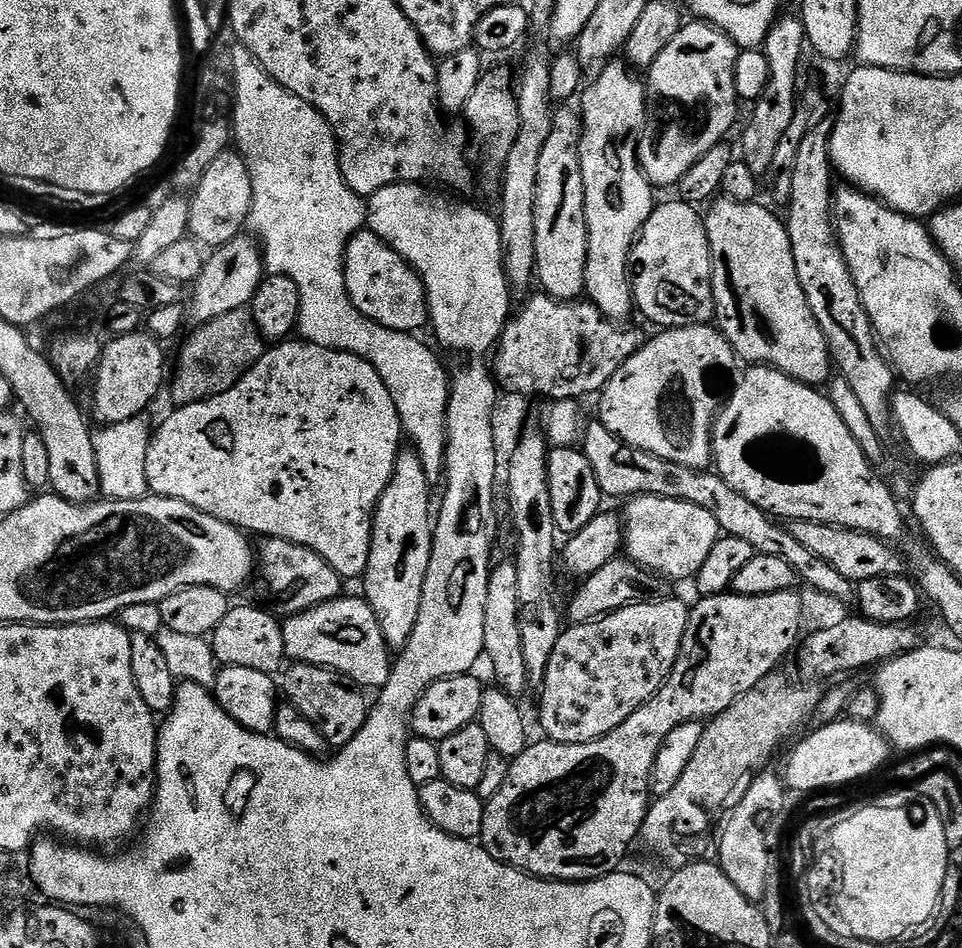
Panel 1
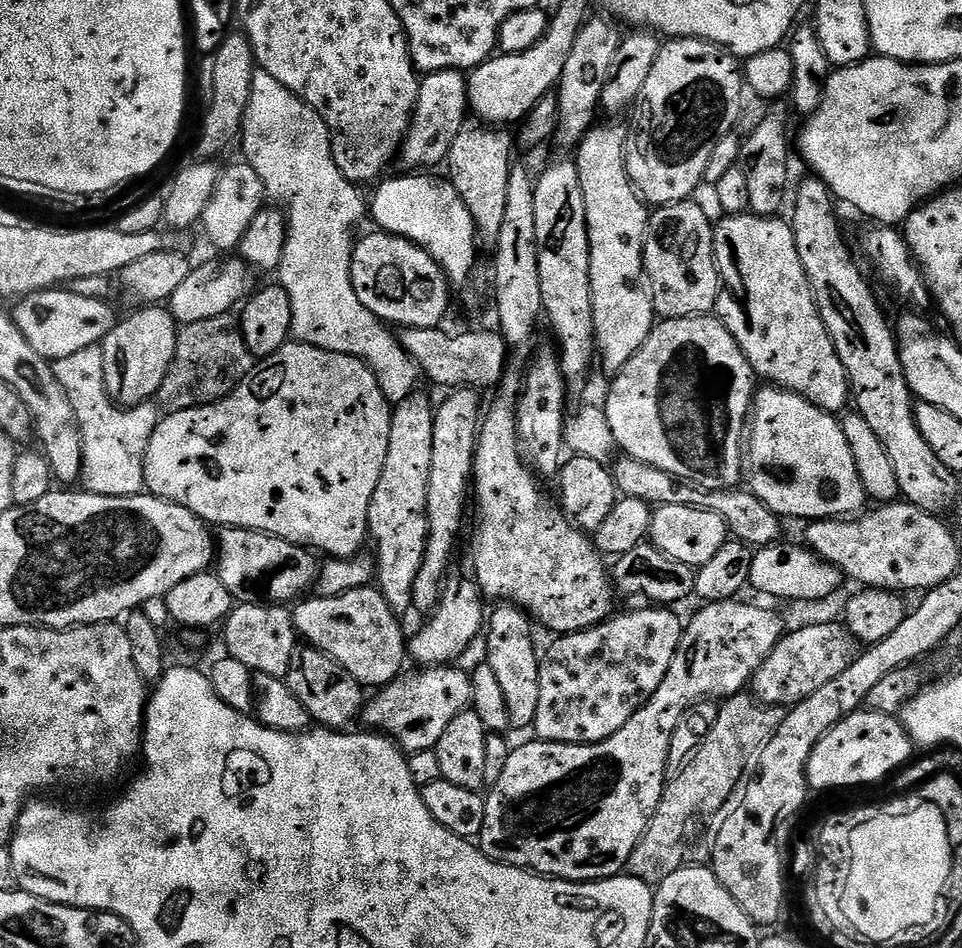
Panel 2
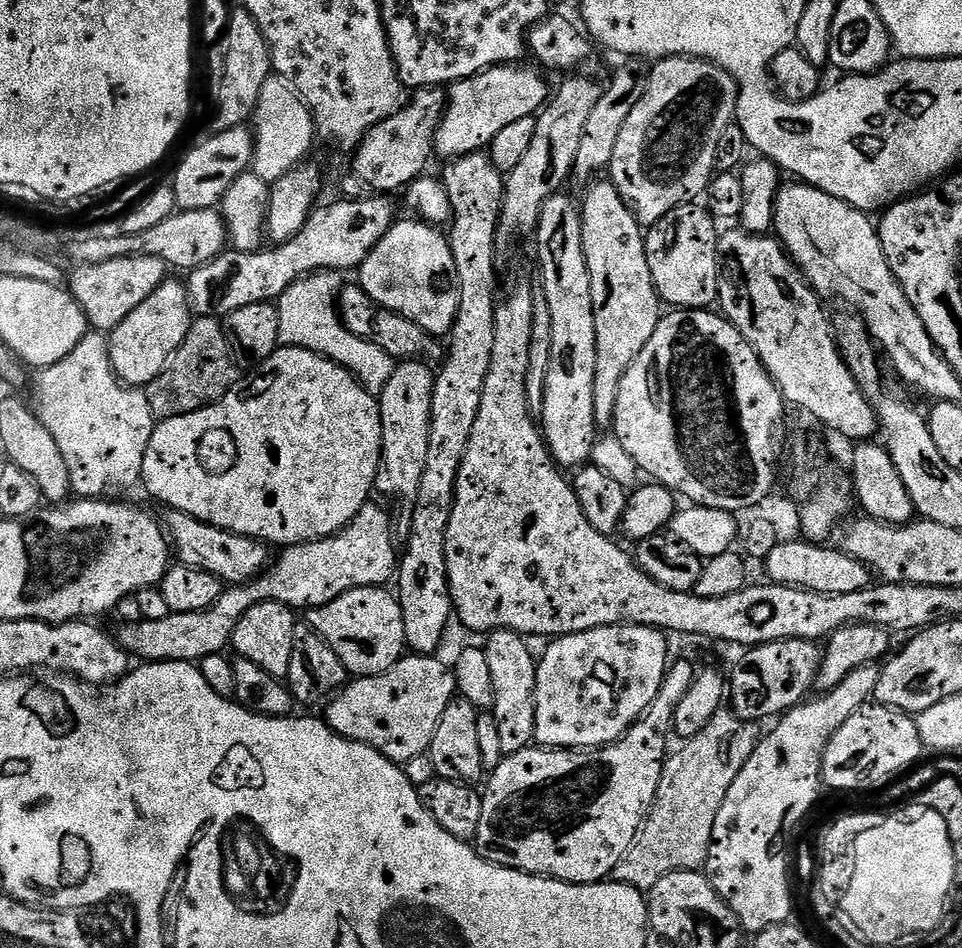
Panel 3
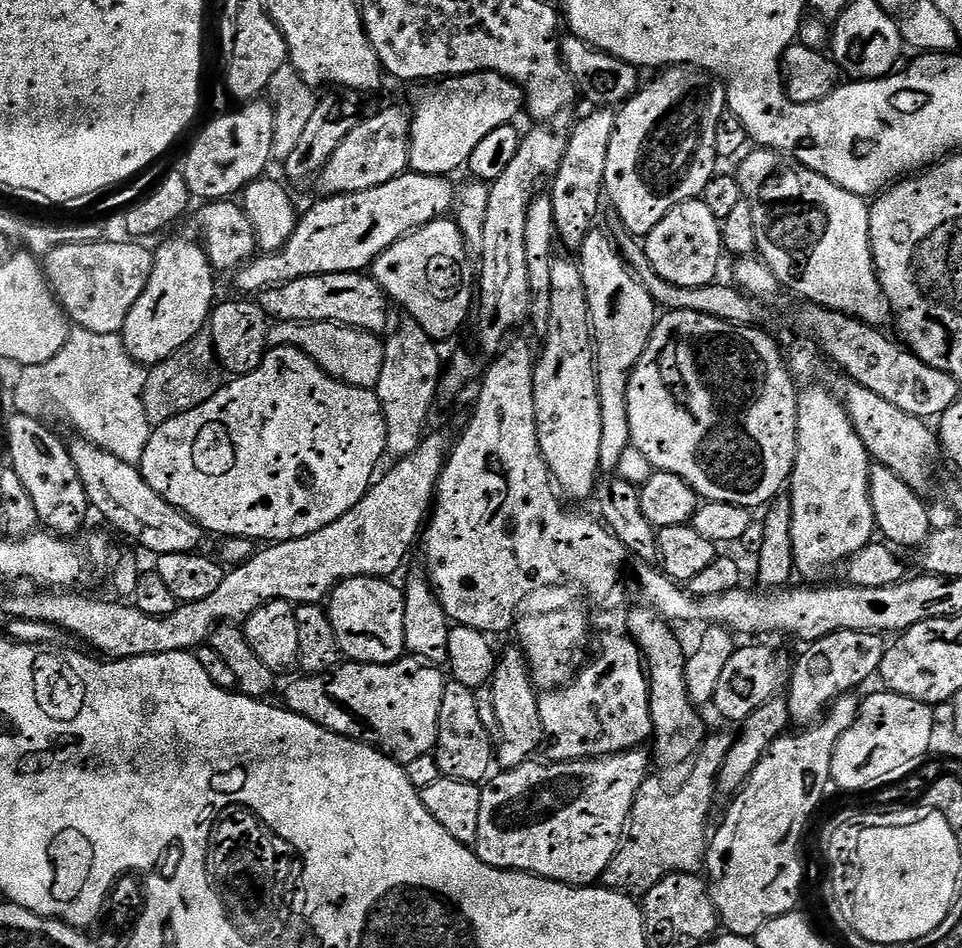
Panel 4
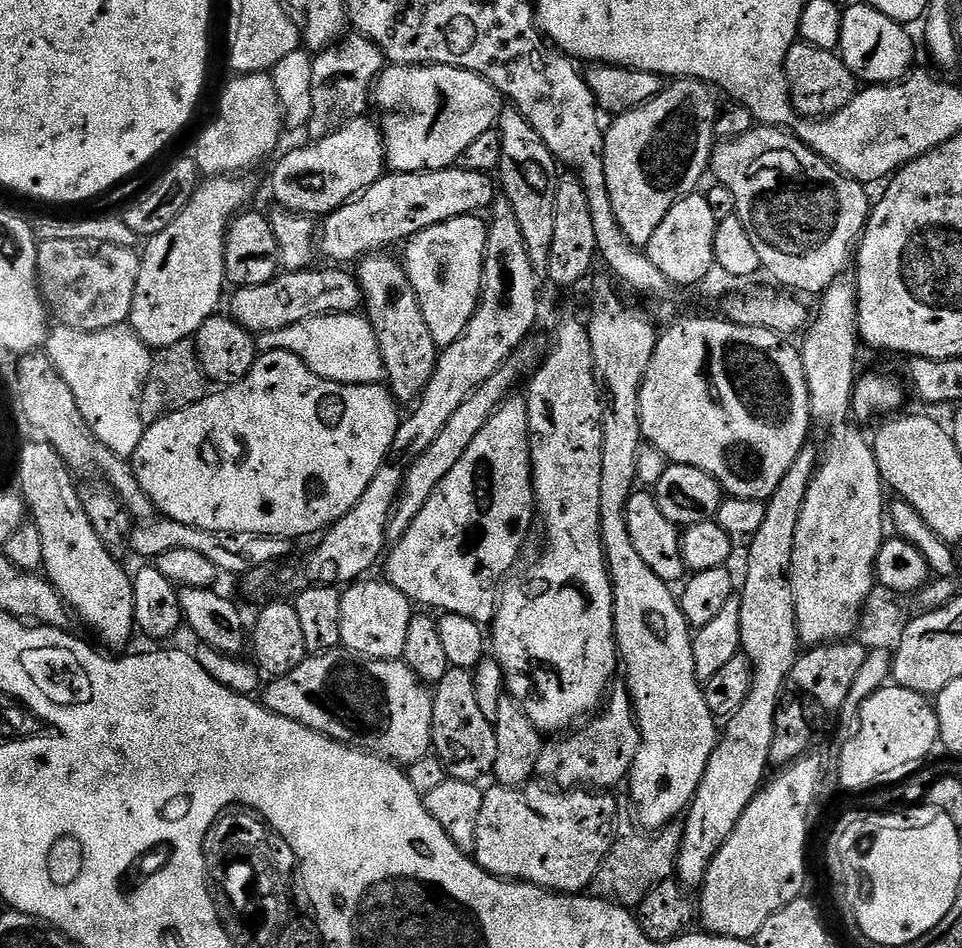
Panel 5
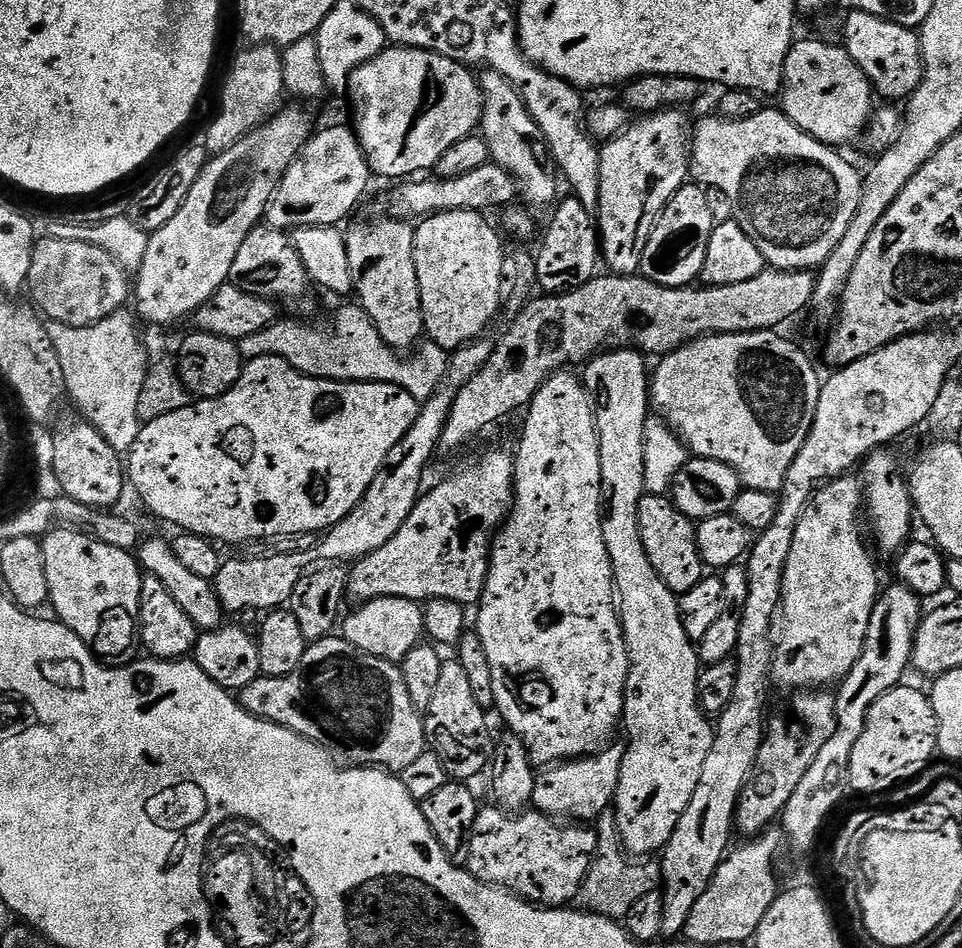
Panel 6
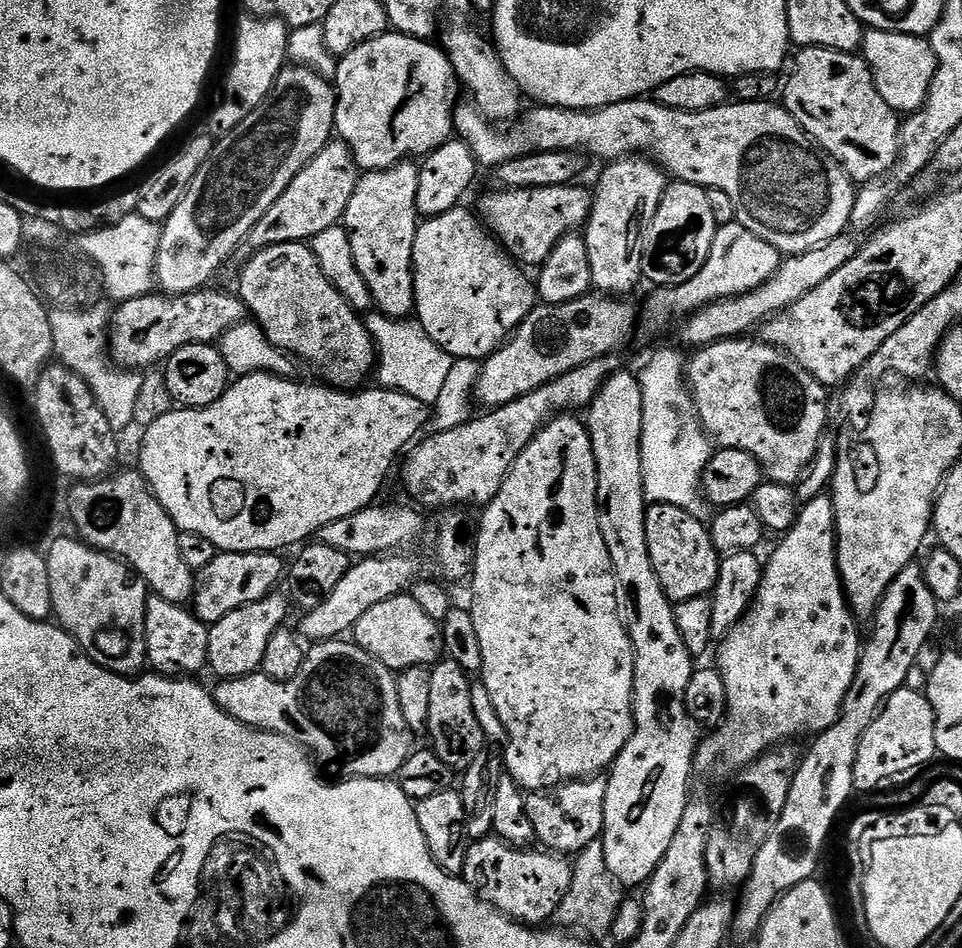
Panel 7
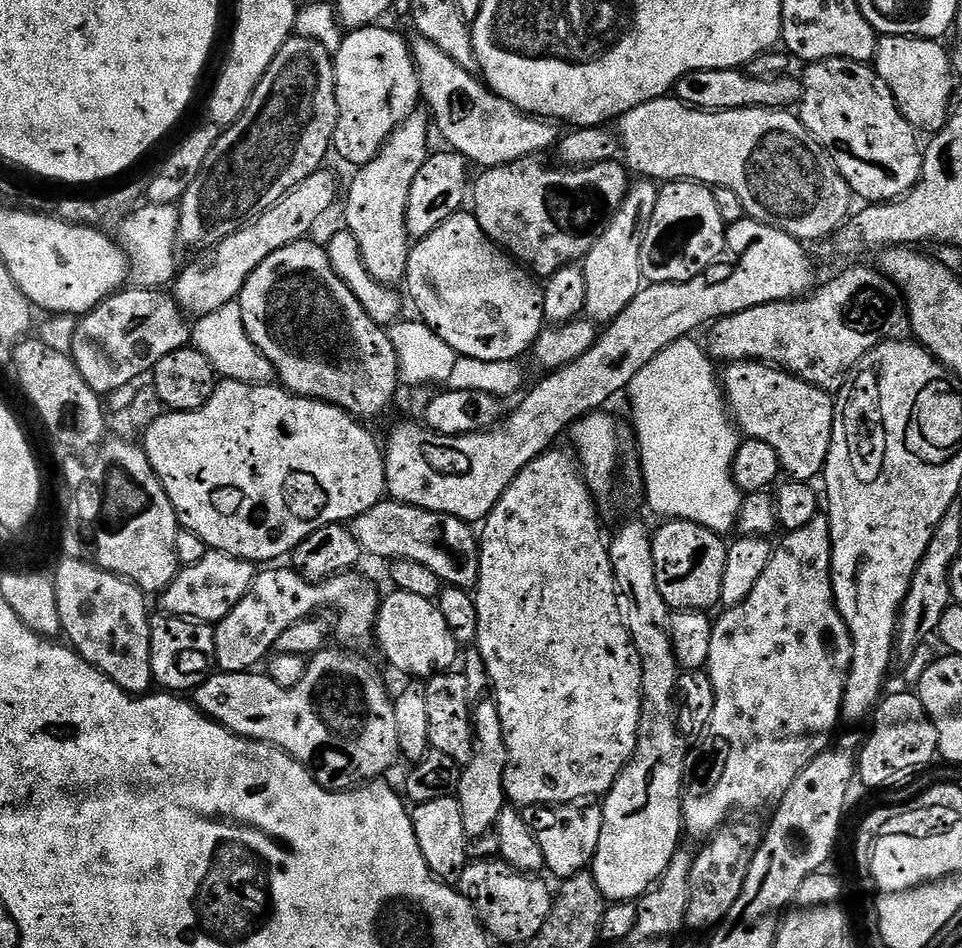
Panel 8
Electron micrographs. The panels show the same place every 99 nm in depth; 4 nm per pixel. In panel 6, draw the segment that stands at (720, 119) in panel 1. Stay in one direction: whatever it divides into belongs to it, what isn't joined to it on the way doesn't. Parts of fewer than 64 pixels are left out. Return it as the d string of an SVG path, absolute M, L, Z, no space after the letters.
M669 108L667 112L653 112L647 118L640 118L637 122L629 123L628 127L607 141L600 148L600 211L598 213L598 231L600 234L600 255L603 263L608 263L607 271L618 276L635 276L639 273L642 254L646 254L646 242L650 242L650 234L654 230L656 220L664 212L664 207L678 194L678 190L689 183L690 180L690 129L693 127L693 117L687 116L687 111L678 108Z

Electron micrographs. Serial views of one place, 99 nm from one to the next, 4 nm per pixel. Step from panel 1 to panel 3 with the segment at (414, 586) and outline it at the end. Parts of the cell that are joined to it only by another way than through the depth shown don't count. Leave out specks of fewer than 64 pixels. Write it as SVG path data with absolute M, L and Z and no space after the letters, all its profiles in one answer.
M405 360L397 363L390 374L390 382L378 394L382 418L382 470L376 474L377 493L389 496L400 504L411 506L418 498L422 470L426 470L426 450L430 447L430 414L436 378L423 360Z

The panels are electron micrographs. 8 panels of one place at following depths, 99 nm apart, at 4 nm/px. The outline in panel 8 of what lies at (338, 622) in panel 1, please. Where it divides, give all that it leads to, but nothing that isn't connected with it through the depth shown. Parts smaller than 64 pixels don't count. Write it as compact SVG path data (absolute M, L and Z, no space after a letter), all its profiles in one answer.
M392 590L389 591L389 593L389 596L385 595L383 599L381 599L380 612L376 616L376 630L374 633L374 640L375 643L378 645L378 648L380 644L381 654L384 655L385 658L388 659L389 662L392 663L398 671L405 672L405 674L408 675L408 678L427 678L436 675L436 673L438 672L449 671L449 669L451 669L453 665L455 665L452 664L455 662L455 660L457 663L458 652L456 656L456 651L458 651L458 645L456 639L454 638L454 634L450 634L450 630L444 627L444 619L442 618L442 610L440 609L440 607L433 603L433 601L431 600L427 600L426 598L418 598L418 594L406 594L405 592L399 590Z

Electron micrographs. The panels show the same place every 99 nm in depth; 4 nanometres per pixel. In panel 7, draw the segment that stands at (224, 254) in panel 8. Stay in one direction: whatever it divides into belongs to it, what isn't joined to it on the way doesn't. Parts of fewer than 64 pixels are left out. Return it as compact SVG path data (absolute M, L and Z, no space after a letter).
M333 139L304 167L302 174L298 174L298 178L294 178L290 186L286 186L282 198L278 198L278 202L274 202L274 206L266 210L258 226L250 230L243 244L236 249L235 259L247 262L263 248L310 242L315 236L322 234L322 230L340 224L350 202L350 194L354 194L357 179L358 169L352 151L343 140Z

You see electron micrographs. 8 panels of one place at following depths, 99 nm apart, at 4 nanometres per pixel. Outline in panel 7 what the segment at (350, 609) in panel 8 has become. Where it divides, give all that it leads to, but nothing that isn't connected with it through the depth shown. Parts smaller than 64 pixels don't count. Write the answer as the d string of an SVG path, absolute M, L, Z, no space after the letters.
M273 594L258 602L250 602L222 618L208 629L208 668L220 680L245 676L259 669L266 645L278 629L285 627L290 609L287 595Z

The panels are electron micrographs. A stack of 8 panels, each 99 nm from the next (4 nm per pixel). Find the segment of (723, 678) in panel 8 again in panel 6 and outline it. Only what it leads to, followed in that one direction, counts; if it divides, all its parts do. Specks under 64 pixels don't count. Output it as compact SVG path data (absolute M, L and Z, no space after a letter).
M845 474L836 480L828 480L814 493L802 518L798 518L798 530L794 530L790 558L786 558L786 570L782 574L780 610L774 621L771 679L788 688L784 690L835 685L850 674L866 642L870 614L882 591L882 583L880 584L880 576L876 573L876 564L872 561L872 552L868 549L869 541L866 536L864 541L864 536L860 533L864 488L861 481L859 484L854 477L855 475Z

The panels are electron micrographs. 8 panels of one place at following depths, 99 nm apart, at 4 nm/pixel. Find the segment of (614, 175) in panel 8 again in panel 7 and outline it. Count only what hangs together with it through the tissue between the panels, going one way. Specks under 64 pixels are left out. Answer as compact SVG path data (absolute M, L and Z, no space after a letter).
M579 183L545 188L506 188L495 190L480 200L479 219L500 241L500 247L521 266L539 266L550 258L554 246L564 236L579 233L592 213L593 193Z

